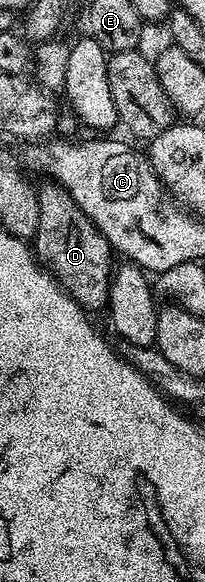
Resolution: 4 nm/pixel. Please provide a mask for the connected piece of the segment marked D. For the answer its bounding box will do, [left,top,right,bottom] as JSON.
[32,181,112,313]

